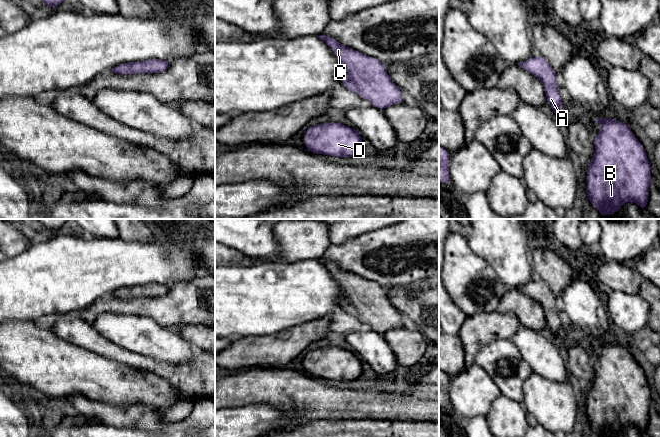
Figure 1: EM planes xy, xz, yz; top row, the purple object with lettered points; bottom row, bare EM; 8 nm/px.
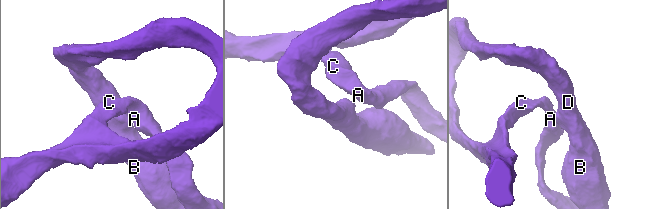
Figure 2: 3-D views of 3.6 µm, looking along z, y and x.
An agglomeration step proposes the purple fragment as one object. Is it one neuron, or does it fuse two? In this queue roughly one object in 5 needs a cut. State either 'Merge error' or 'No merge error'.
No merge error

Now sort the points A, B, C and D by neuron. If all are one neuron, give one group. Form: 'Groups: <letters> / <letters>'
Groups: A B C D

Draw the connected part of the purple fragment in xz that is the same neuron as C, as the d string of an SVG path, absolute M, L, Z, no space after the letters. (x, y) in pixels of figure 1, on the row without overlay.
M318 259L343 290L346 300L342 309L369 325L372 330L385 334L388 330L405 327L401 314L390 303L386 290L375 281L346 271L325 259Z

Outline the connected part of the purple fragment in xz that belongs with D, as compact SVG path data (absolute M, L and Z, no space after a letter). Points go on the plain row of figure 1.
M337 346L315 349L303 358L304 370L311 377L343 382L357 380L363 372L362 363L357 354Z

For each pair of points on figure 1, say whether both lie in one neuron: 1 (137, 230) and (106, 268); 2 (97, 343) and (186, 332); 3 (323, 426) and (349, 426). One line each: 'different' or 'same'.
1: different
2: different
3: same

